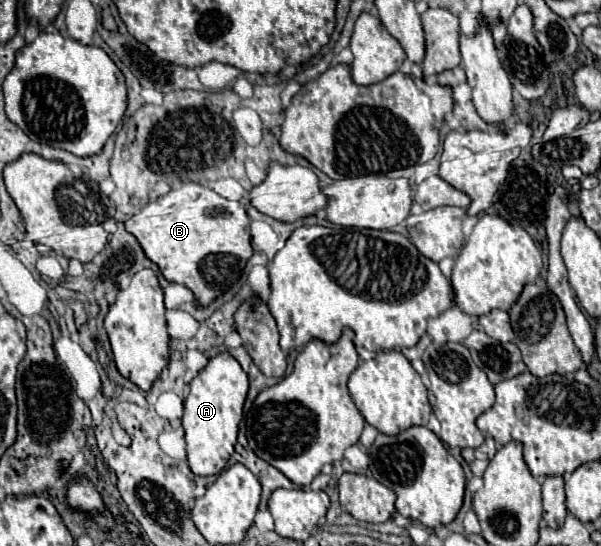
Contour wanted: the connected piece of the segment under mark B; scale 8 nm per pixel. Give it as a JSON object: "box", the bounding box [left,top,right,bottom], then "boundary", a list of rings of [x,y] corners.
{"box":[126,182,252,306],"boundary":[[[186,182],[174,190],[170,190],[166,196],[160,196],[152,202],[148,202],[138,214],[134,214],[130,220],[126,220],[126,230],[132,232],[140,246],[144,248],[146,256],[158,264],[160,272],[168,282],[184,284],[188,286],[196,300],[206,306],[220,294],[224,294],[230,286],[234,286],[252,256],[250,246],[250,218],[240,202],[230,202],[222,196],[218,196],[212,188]]]}

